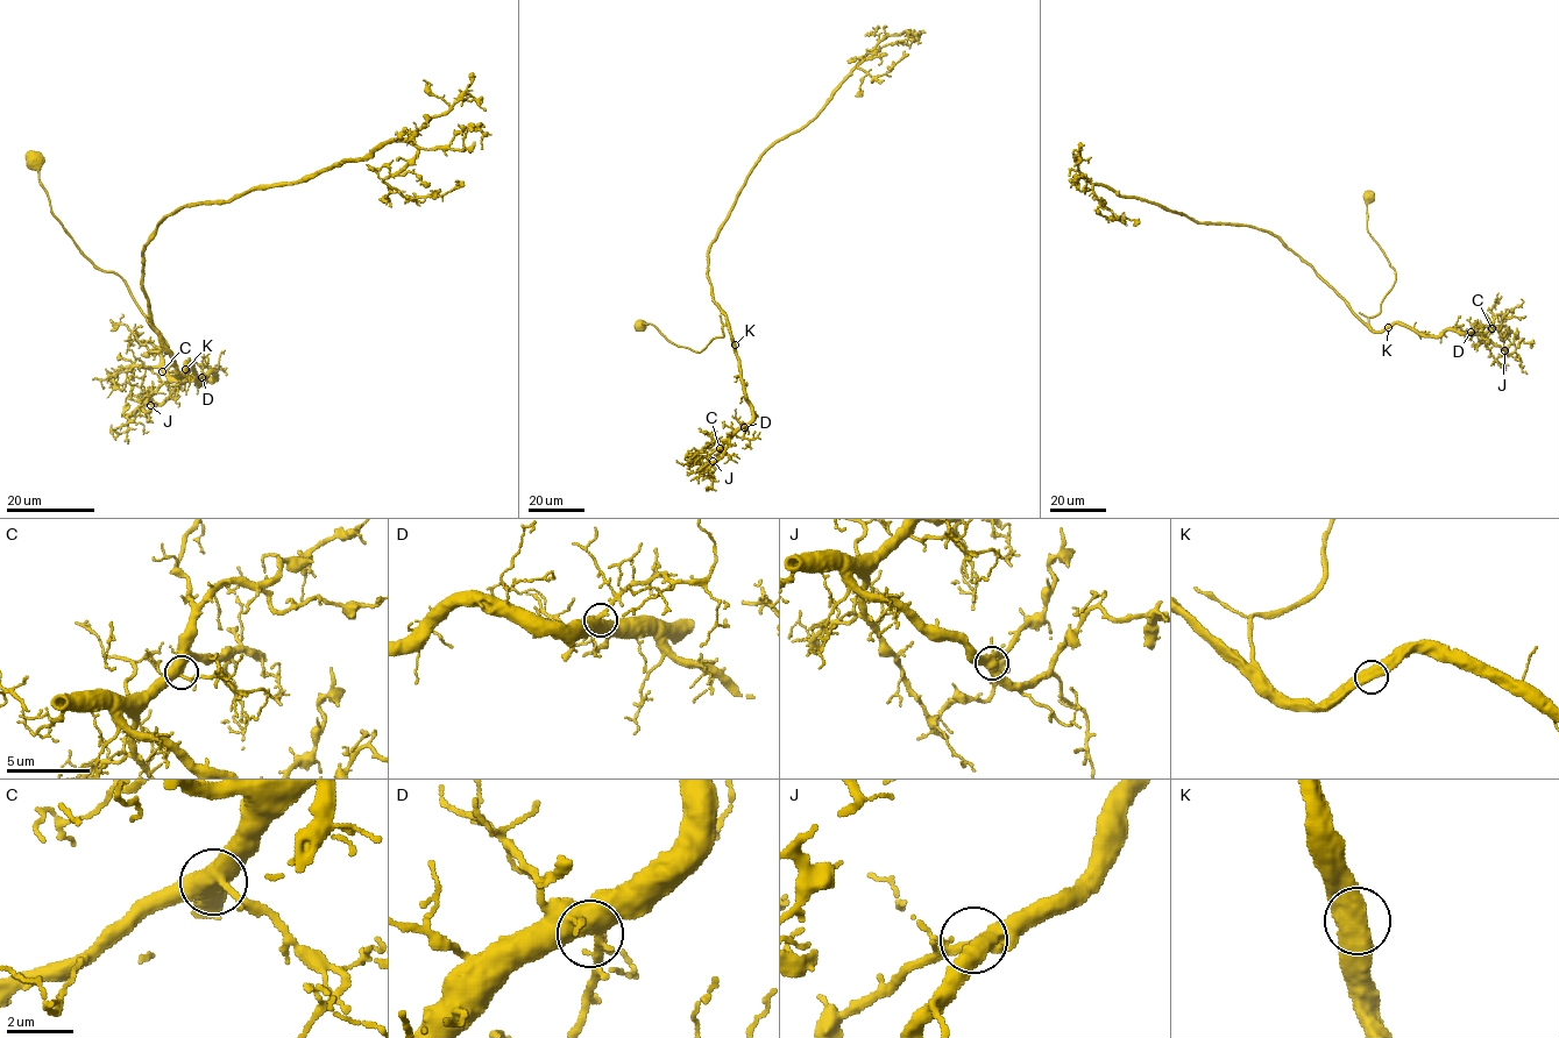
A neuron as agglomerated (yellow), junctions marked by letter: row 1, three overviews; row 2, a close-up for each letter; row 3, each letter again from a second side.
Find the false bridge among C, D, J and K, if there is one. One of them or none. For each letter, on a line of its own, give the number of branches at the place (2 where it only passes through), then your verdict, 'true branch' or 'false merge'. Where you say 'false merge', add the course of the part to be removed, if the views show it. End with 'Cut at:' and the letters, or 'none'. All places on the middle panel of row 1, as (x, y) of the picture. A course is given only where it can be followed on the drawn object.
C: 3 | true branch
D: 2 | true branch
J: 3 | true branch
K: 2 | true branch
Cut at: none

